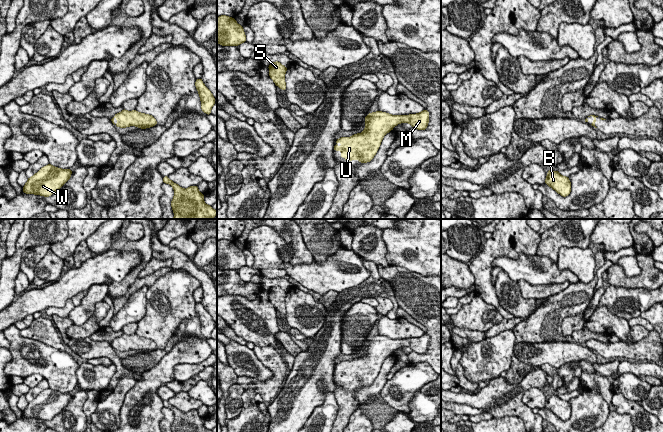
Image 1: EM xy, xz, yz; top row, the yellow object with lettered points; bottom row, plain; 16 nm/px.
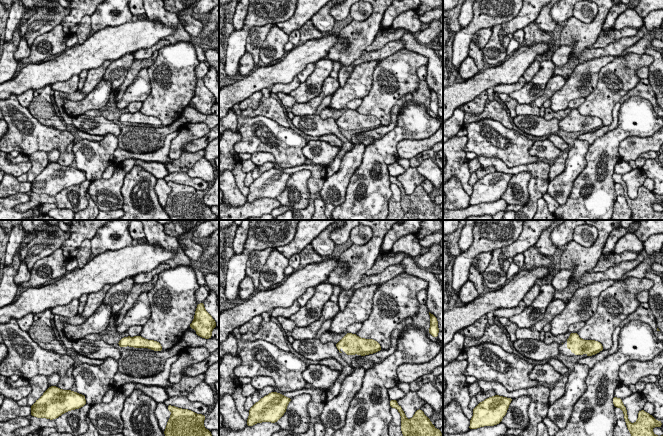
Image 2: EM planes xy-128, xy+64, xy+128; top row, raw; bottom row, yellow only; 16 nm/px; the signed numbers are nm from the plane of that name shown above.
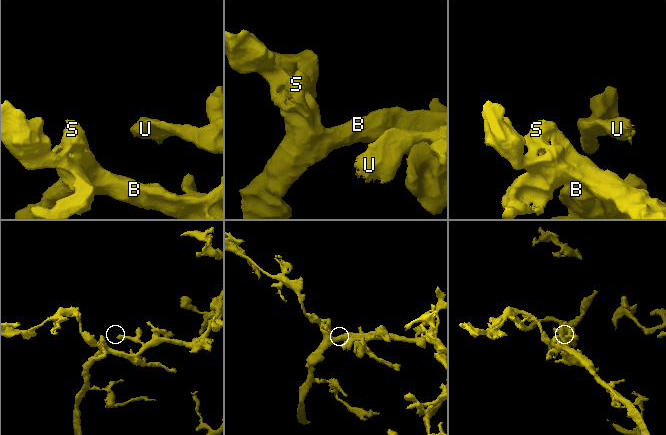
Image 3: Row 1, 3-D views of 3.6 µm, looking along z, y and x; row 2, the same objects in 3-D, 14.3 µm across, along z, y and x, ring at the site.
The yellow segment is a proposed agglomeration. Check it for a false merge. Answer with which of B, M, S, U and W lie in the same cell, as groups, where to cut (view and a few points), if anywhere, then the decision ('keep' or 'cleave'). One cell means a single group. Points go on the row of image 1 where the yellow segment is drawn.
groups B M S U W; cut none; keep

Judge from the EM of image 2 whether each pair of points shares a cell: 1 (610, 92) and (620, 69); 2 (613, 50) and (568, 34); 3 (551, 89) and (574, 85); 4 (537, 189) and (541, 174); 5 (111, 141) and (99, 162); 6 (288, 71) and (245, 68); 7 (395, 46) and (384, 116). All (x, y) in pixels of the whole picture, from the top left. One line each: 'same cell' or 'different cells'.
1: same cell
2: different cells
3: different cells
4: same cell
5: same cell
6: different cells
7: different cells

